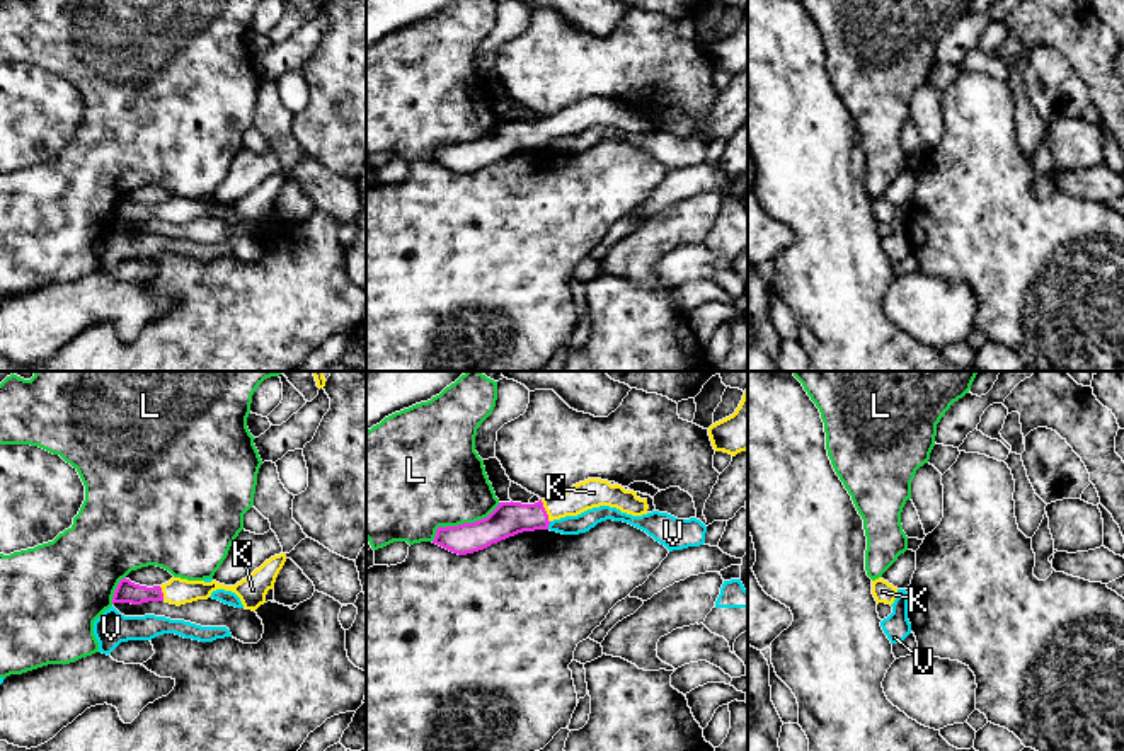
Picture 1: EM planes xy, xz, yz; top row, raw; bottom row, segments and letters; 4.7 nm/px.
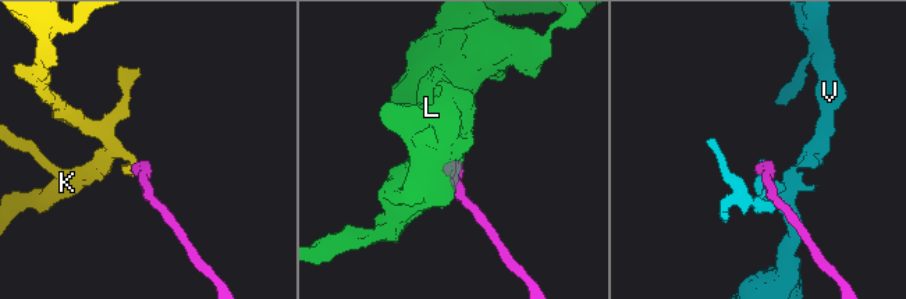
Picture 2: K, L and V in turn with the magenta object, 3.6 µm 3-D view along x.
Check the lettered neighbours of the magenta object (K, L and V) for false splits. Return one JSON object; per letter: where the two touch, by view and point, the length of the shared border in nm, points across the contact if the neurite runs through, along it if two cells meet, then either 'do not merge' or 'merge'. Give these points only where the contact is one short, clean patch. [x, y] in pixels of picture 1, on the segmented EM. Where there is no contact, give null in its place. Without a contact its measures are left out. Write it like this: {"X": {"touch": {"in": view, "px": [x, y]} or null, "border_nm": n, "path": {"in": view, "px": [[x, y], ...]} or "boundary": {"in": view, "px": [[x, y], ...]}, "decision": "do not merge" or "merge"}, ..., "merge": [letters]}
{"K": {"touch": {"in": "xz", "px": [545, 511]}, "border_nm": 120, "path": {"in": "xz", "px": [[510, 518], [528, 518], [545, 511], [593, 493]]}, "decision": "merge"}, "L": {"touch": {"in": "xz", "px": [464, 523]}, "border_nm": 380, "decision": "do not merge"}, "V": {"touch": {"in": "xz", "px": [549, 523]}, "border_nm": 40, "decision": "do not merge"}, "merge": ["K"]}

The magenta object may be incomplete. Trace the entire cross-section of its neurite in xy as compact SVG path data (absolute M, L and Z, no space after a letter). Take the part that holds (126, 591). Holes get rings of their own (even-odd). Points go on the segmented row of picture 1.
M286 553L274 555L235 586L225 586L216 581L204 582L172 577L162 586L146 588L124 577L114 591L112 605L165 601L181 606L198 599L208 599L213 591L225 589L235 593L245 610L255 611L261 605L274 599L274 582L284 562Z

